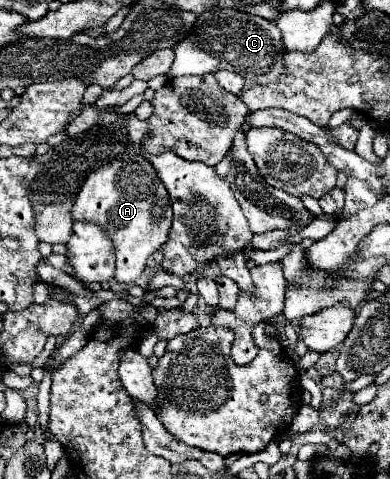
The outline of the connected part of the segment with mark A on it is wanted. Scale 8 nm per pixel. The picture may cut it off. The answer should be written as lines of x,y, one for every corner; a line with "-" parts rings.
128,150
124,158
90,172
74,202
72,216
74,220
94,220
106,228
116,248
116,280
134,284
146,266
146,258
160,250
168,238
172,206
152,162
136,150

